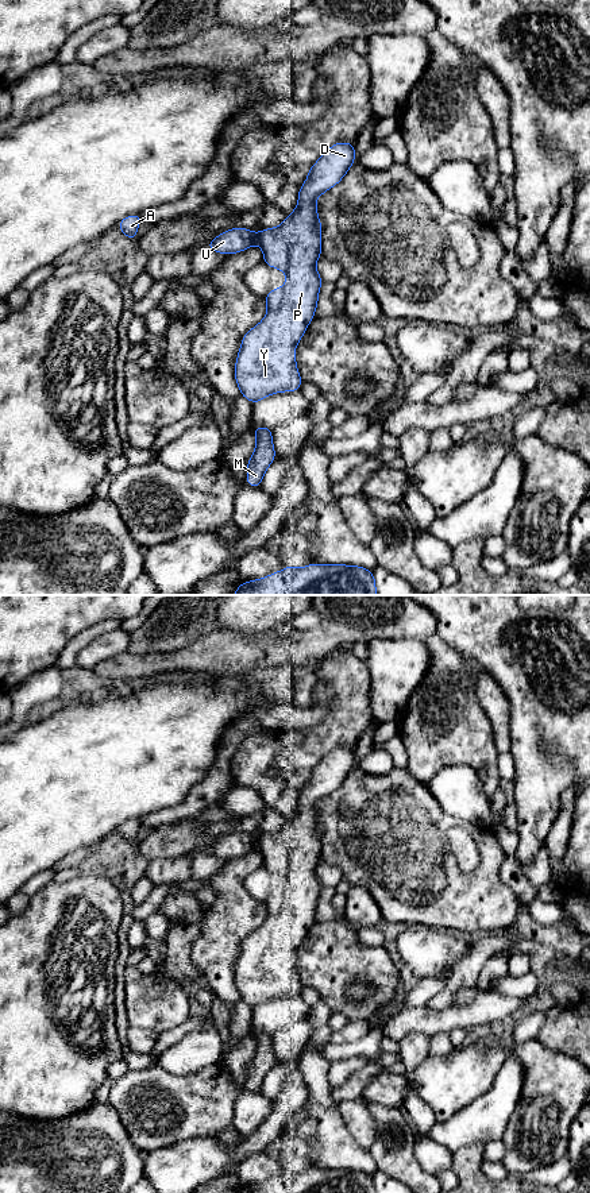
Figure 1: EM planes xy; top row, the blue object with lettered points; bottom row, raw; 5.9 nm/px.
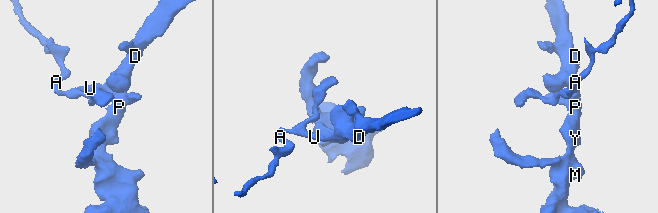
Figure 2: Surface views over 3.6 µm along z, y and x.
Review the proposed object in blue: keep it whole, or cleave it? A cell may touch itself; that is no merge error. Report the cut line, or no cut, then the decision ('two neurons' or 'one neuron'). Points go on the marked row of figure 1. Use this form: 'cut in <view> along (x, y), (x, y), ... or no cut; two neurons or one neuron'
cut in xy along (255, 234), (258, 242); two neurons

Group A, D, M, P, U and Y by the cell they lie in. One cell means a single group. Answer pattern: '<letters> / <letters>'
A U / D M P Y

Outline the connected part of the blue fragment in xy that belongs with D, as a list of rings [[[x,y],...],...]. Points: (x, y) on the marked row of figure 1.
[[[335,143],[308,169],[308,178],[298,190],[298,204],[286,215],[279,227],[257,233],[267,267],[275,267],[288,275],[284,287],[274,287],[265,296],[267,313],[252,329],[244,333],[235,363],[235,379],[240,395],[254,405],[274,393],[300,390],[302,379],[296,366],[294,348],[304,336],[317,308],[319,290],[323,283],[316,262],[321,255],[321,223],[316,211],[320,194],[339,184],[355,161],[355,144]]]

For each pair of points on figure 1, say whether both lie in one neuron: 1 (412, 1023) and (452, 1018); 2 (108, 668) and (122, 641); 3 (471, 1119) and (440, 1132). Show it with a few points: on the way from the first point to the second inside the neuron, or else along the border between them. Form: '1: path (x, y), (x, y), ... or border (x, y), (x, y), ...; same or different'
1: path (421, 1020), (443, 1020); same
2: border (126, 649), (101, 660), (92, 670); different
3: path (463, 1127), (457, 1132), (448, 1132); same

